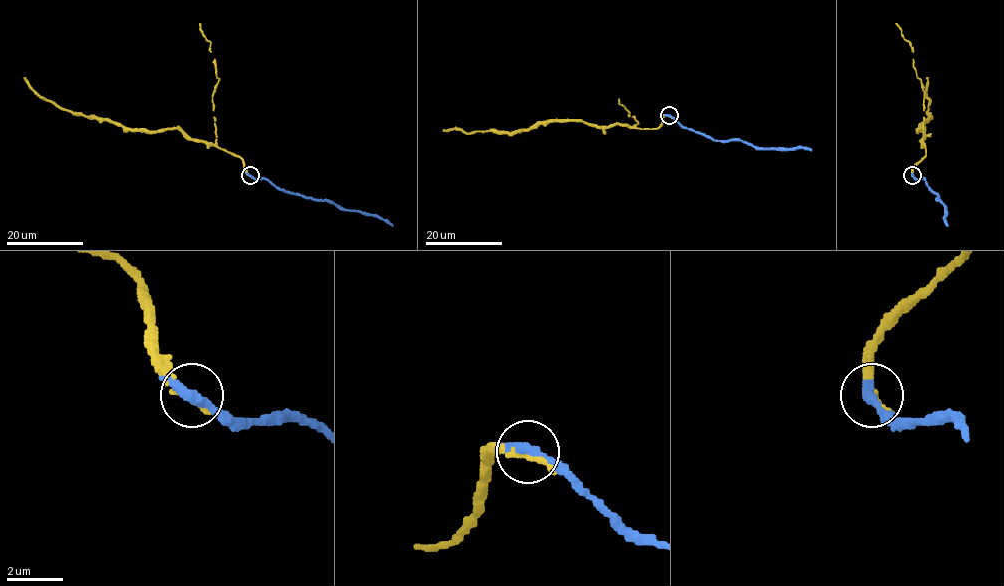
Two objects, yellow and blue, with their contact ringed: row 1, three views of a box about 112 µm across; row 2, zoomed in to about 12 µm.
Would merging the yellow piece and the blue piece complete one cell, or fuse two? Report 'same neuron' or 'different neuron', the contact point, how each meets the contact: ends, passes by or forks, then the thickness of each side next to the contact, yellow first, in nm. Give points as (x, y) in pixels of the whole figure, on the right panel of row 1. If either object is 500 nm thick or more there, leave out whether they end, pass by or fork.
same neuron; at (912, 175); yellow passes by; blue passes by; 190 nm thick on the yellow side, 360 nm on the other

